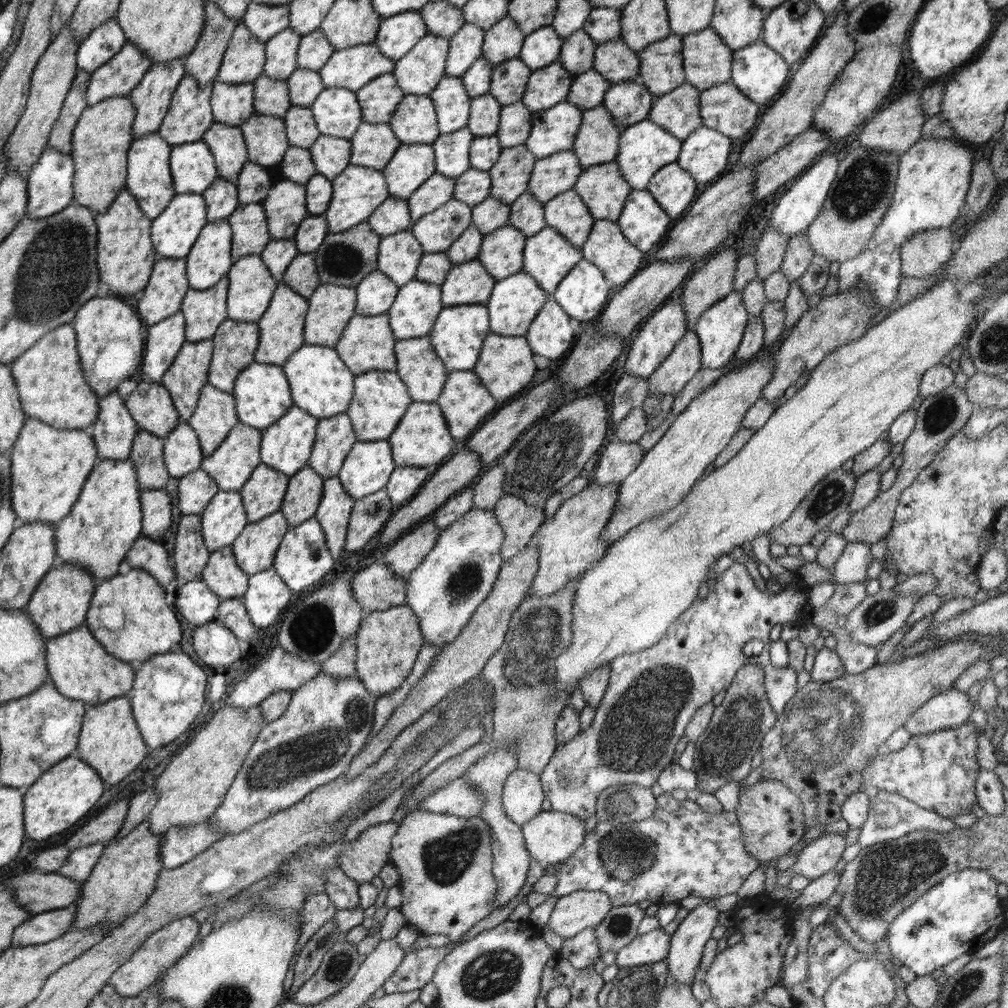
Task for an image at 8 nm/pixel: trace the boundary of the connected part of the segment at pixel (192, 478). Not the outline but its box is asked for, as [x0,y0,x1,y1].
[178,470,218,516]

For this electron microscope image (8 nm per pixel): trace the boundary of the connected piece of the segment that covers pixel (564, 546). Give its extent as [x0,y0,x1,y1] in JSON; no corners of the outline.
[528,481,621,598]

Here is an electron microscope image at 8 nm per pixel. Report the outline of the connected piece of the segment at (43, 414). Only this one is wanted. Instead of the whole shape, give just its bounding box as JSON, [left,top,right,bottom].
[10,325,99,429]

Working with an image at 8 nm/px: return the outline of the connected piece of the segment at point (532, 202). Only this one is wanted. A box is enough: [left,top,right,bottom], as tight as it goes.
[507,191,546,237]

